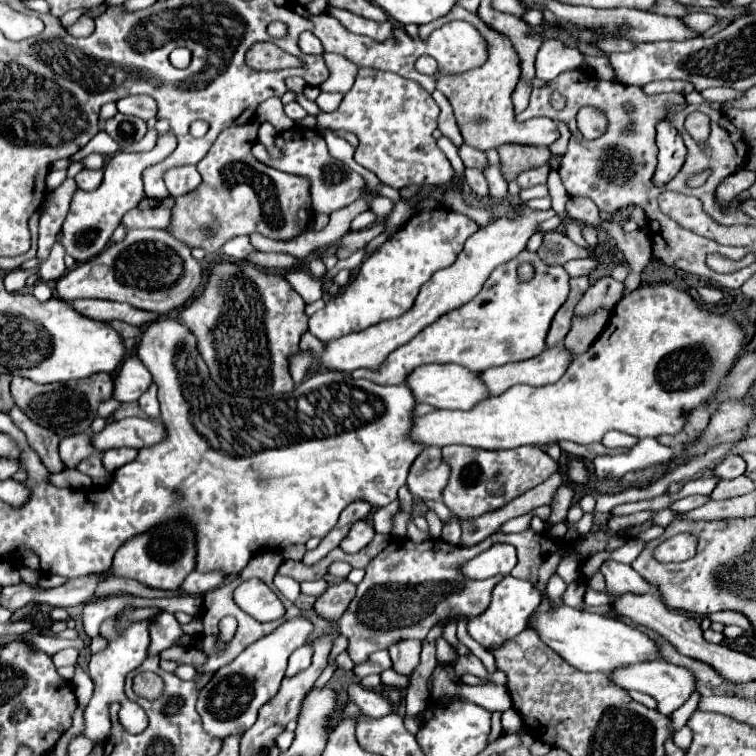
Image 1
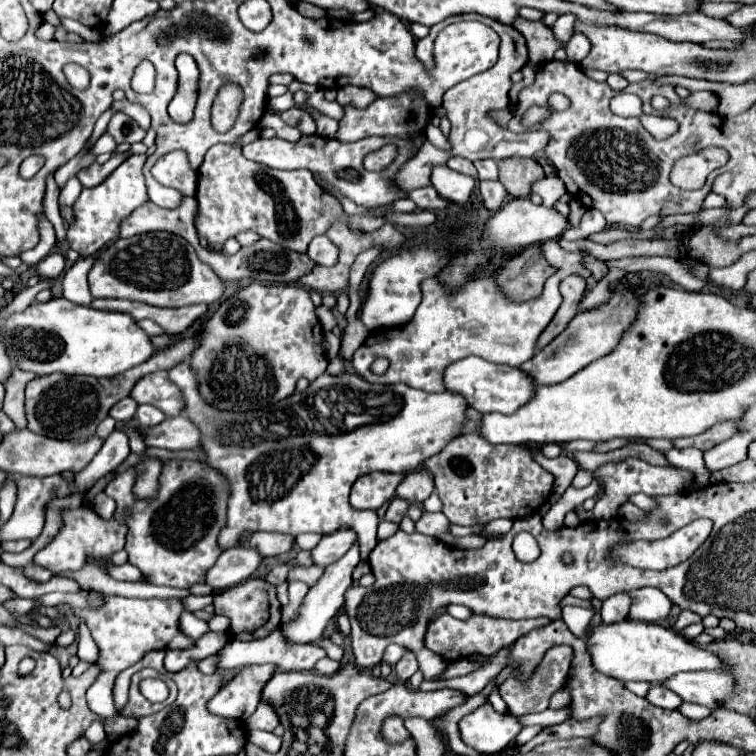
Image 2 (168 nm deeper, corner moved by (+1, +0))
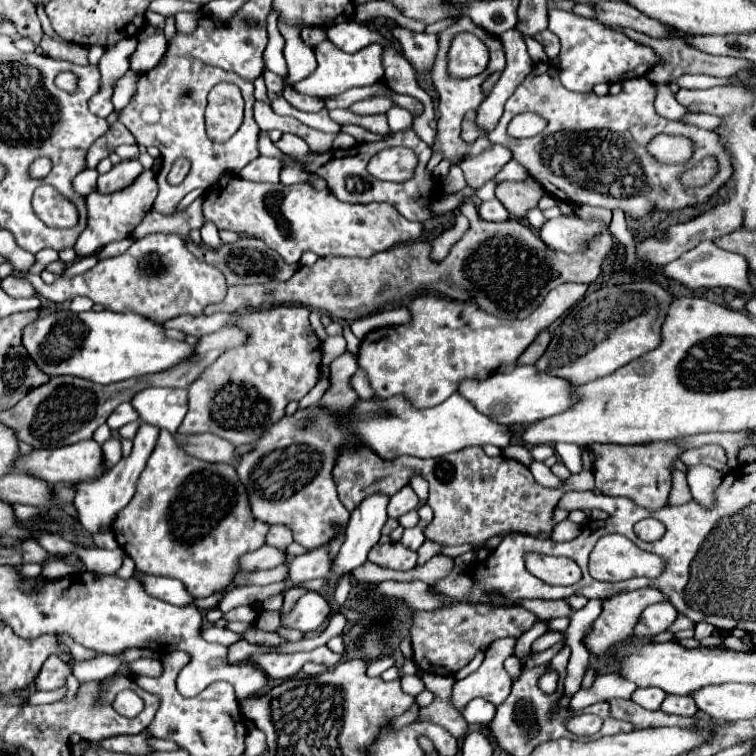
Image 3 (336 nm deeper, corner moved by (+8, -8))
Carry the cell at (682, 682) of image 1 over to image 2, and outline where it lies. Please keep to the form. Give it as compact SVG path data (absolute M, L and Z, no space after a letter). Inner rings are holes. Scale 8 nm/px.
M679 673L659 685L677 693L687 703L707 705L709 709L721 707L733 693L733 677L727 673Z

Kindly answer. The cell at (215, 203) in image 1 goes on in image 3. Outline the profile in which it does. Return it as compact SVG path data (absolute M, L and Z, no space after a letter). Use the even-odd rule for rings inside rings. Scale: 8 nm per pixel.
M226 175L220 183L206 191L204 201L204 217L216 223L218 229L230 231L244 231L252 237L266 241L266 245L282 255L288 263L298 263L304 251L314 251L320 257L336 255L336 257L370 257L378 251L386 251L396 243L416 241L422 235L422 223L408 221L388 203L368 203L368 205L352 205L338 201L330 189L318 191L308 181L296 185L282 185L282 183L254 183L246 181L238 175Z

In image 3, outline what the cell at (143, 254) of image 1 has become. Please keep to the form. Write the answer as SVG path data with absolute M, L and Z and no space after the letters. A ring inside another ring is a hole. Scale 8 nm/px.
M152 233L136 239L124 255L102 259L86 273L58 277L52 285L45 284L40 275L30 272L14 270L12 275L27 279L42 297L54 303L88 297L108 311L144 313L144 317L154 319L156 323L164 323L180 315L202 315L208 305L220 303L228 289L224 275L216 267L196 259L188 251L186 239L176 233Z

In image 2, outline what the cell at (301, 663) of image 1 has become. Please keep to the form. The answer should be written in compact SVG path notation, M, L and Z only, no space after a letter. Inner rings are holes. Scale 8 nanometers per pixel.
M275 629L269 637L251 641L251 643L243 643L243 641L229 641L219 653L219 661L217 661L217 671L223 669L237 669L241 665L268 664L279 665L279 671L309 671L315 667L315 663L321 659L323 651L319 645L295 645L295 643L287 643L281 635L279 629Z

